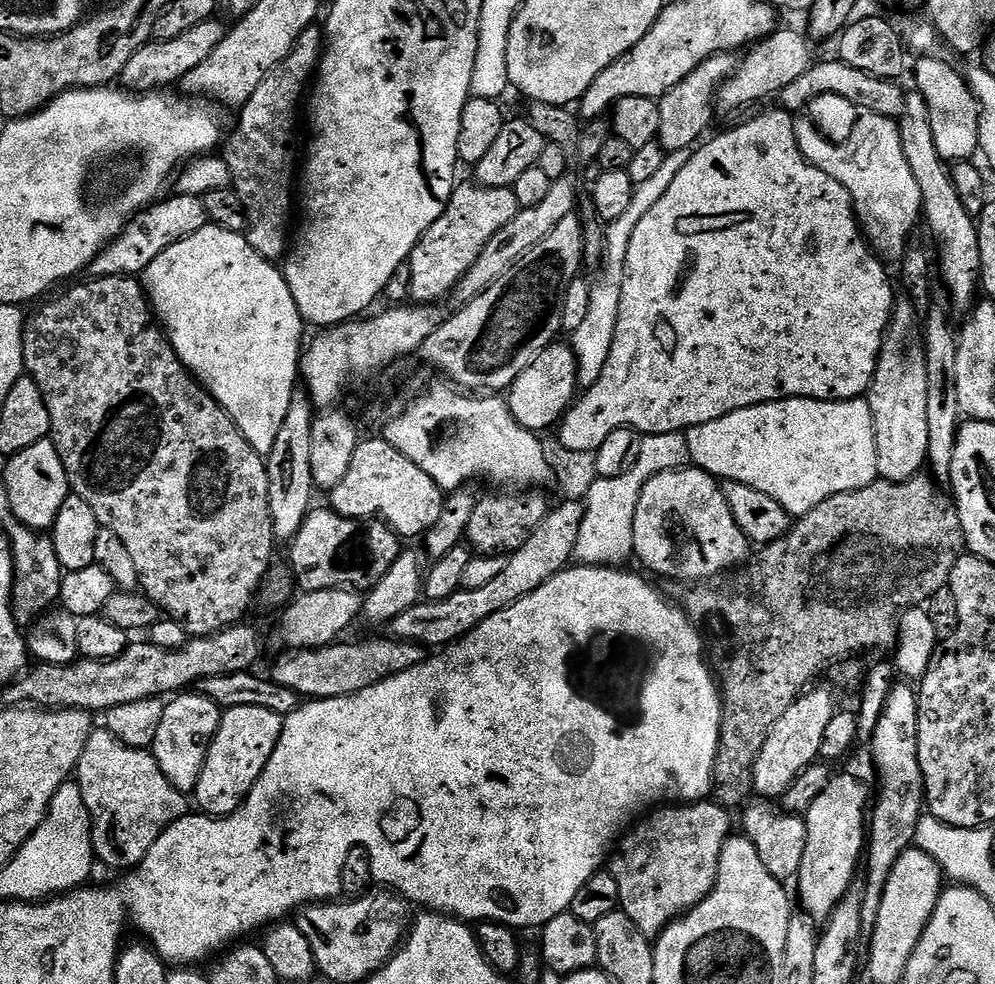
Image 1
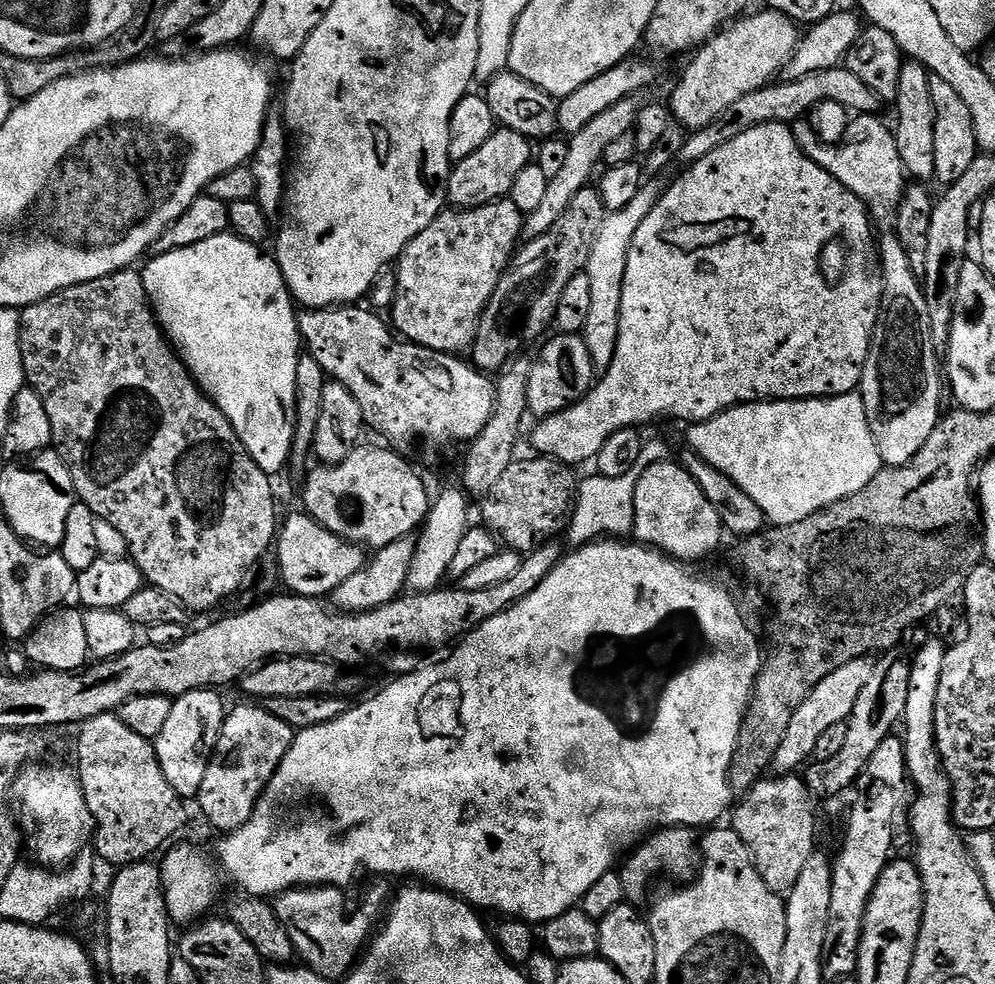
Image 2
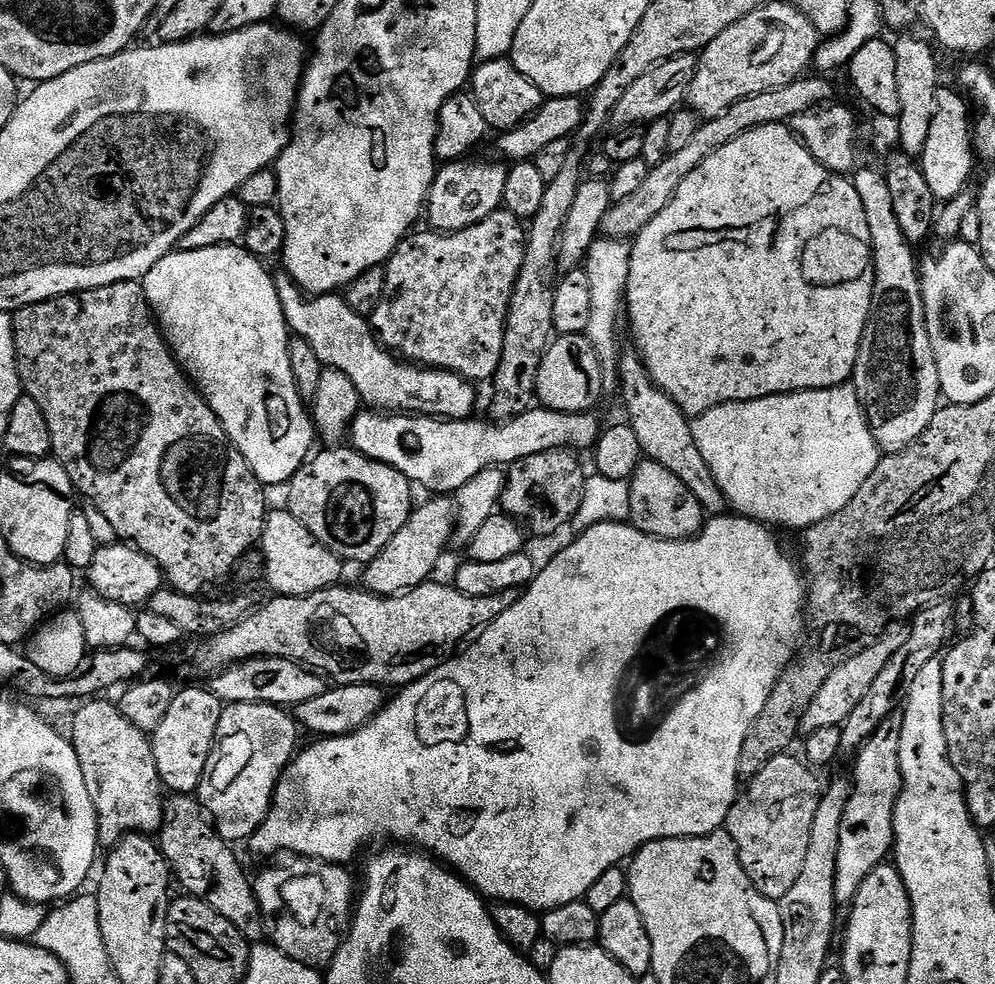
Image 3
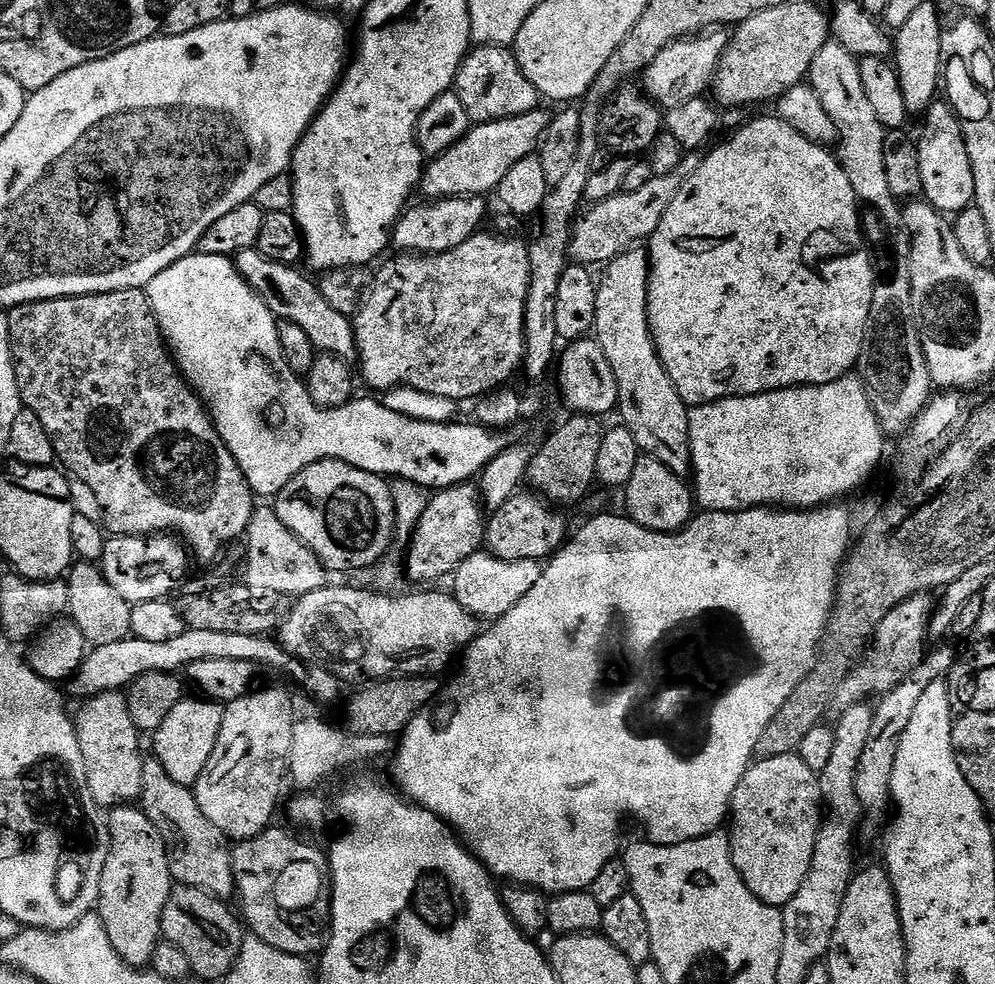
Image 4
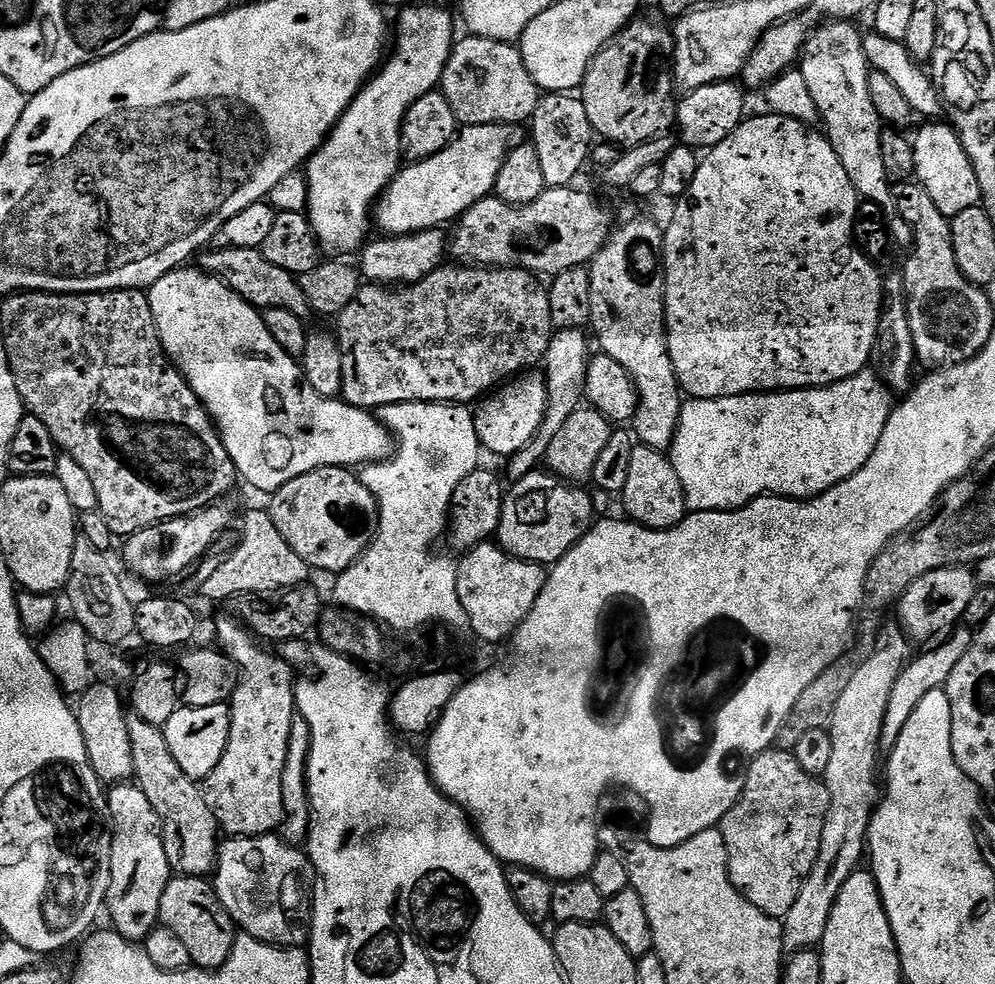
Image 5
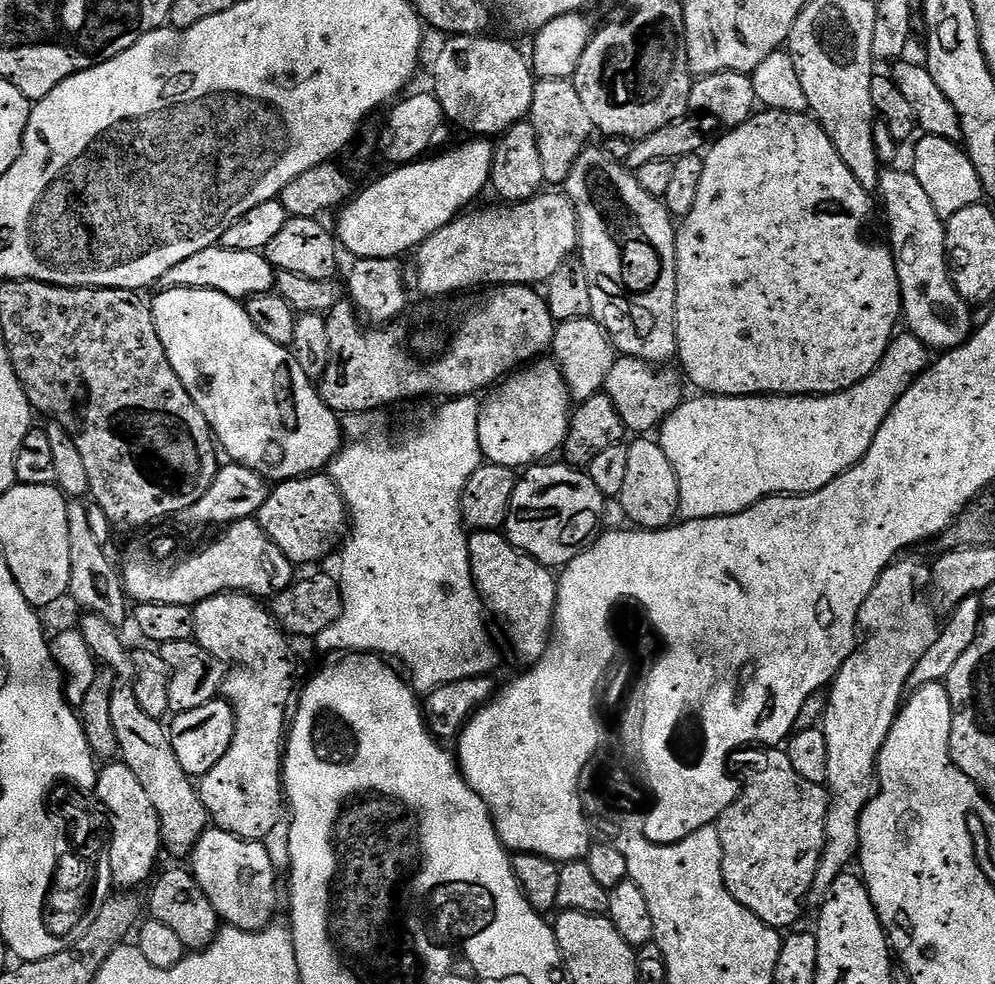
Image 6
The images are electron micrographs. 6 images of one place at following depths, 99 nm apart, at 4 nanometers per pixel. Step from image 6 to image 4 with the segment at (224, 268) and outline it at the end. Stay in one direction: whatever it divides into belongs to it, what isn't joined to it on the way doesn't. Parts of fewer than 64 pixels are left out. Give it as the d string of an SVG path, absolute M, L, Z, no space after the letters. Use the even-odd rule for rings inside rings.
M255 248L239 252L234 258L236 269L252 289L266 302L266 306L280 320L295 322L314 342L317 353L329 352L349 362L357 359L356 326L349 317L338 314L326 298L322 298L320 285L315 279L303 276L299 267L270 262Z

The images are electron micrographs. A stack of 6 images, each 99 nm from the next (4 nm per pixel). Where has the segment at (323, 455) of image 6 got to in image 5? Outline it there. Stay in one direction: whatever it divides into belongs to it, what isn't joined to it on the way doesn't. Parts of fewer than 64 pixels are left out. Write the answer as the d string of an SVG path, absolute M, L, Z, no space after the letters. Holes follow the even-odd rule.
M181 266L175 272L167 272L165 276L158 278L158 282L154 282L151 288L147 289L146 295L150 302L150 310L154 314L154 322L165 354L175 364L177 370L184 375L185 382L191 386L194 394L200 399L208 415L211 416L213 425L216 431L220 433L226 450L234 462L239 479L243 483L245 480L250 487L257 488L258 491L265 492L265 494L271 494L277 492L282 486L286 486L286 482L290 482L302 474L310 474L310 470L318 470L319 468L347 468L352 470L356 468L355 464L360 464L359 466L379 464L380 461L386 460L392 455L394 437L371 411L350 406L340 398L319 396L304 380L304 370L300 367L297 357L286 354L286 350L282 350L282 346L278 346L278 342L274 342L270 330L266 330L263 315L257 309L247 304L223 280L210 276L203 270L197 270L195 267L193 267L194 269L188 267L192 266Z

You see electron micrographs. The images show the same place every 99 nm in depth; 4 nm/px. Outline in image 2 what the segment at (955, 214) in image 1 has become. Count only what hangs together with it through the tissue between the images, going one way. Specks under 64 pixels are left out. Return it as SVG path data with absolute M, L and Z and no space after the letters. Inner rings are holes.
M905 63L898 78L898 94L894 101L896 124L894 135L898 146L898 158L902 158L905 173L913 181L930 182L936 180L934 170L934 98L930 98L932 76L928 69L918 63Z

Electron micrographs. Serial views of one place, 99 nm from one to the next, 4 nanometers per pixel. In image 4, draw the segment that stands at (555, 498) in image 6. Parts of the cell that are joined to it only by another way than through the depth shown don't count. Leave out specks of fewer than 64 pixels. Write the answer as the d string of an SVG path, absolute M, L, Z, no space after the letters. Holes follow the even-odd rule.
M531 491L517 492L510 498L510 502L506 502L506 506L495 509L487 517L484 530L484 543L487 551L493 556L510 562L547 561L564 547L566 537L569 535L568 524L560 512L563 511L550 506L547 500Z

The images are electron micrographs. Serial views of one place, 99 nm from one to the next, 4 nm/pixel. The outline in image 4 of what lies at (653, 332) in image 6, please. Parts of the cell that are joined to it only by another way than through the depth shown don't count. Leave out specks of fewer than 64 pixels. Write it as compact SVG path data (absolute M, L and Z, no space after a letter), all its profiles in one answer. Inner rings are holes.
M643 247L631 248L603 269L604 277L598 280L598 310L596 311L596 327L594 339L602 346L602 354L606 354L606 362L610 362L610 370L614 370L614 382L618 382L618 413L623 427L634 434L634 442L638 442L641 453L658 458L666 470L687 477L692 470L692 451L690 450L689 405L684 403L670 374L666 374L666 366L662 366L662 358L656 349L652 337L652 327L648 321L648 254Z

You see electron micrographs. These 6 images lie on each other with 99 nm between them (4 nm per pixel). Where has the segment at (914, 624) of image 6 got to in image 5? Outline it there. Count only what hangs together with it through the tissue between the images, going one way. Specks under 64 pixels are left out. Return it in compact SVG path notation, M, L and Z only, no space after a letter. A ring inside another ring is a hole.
M899 627L888 628L879 633L878 643L871 654L863 657L864 661L856 666L850 678L850 686L842 690L842 698L838 698L838 706L834 706L834 714L830 731L832 745L830 746L830 762L826 766L826 774L822 782L830 794L830 806L826 814L826 822L822 830L822 846L818 858L814 862L814 870L805 878L800 887L798 898L794 898L794 906L782 917L784 926L784 946L789 953L801 952L803 948L815 949L820 939L826 934L826 922L830 922L830 910L838 898L838 890L846 886L846 878L861 867L860 859L865 859L868 843L868 827L872 814L878 803L878 788L876 792L876 759L882 756L880 735L882 722L886 718L886 702L890 702L890 690L894 690L894 682L898 682L898 674L910 659L910 641Z

